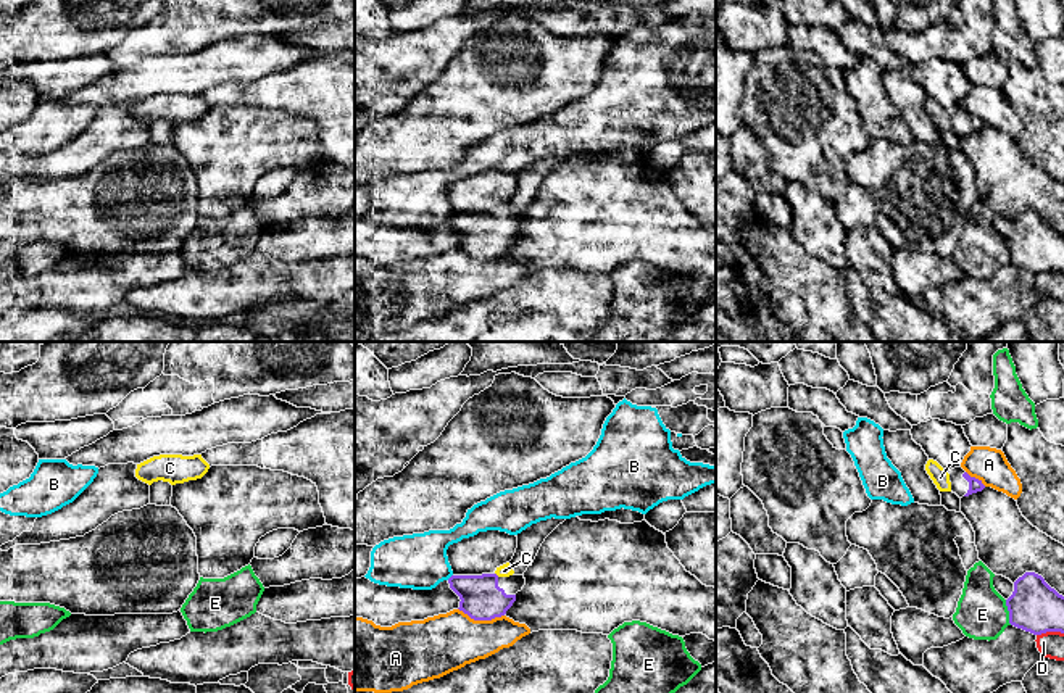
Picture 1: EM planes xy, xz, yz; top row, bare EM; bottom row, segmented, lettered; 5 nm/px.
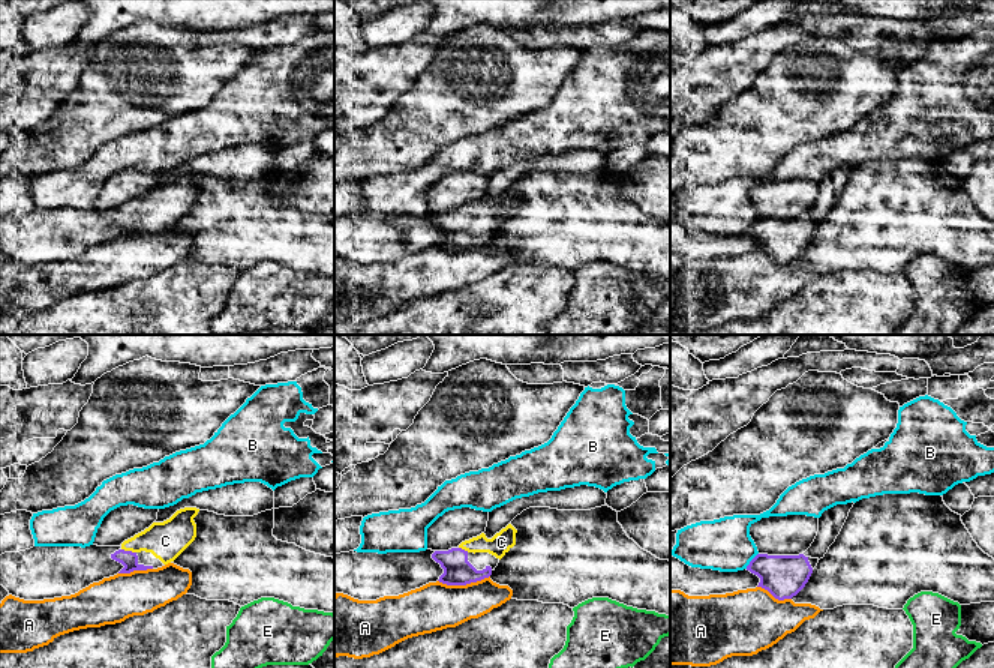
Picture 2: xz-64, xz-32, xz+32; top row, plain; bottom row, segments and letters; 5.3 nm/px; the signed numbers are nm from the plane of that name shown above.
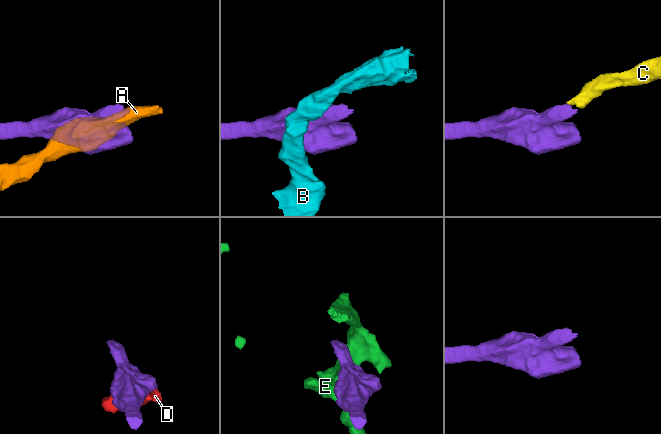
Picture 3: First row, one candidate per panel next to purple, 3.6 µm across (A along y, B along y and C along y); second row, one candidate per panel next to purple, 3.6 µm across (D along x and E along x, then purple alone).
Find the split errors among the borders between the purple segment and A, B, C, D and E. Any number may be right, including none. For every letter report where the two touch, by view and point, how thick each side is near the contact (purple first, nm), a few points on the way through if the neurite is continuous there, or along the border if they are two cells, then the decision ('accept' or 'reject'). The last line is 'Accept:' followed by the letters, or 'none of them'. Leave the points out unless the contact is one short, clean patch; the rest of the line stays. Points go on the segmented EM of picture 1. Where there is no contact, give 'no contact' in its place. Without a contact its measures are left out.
A: xz (481, 619) | 200/300 nm | reject
B: xz (450, 577) | 200/280 nm | reject
C: no contact | accept
D: yz (1050, 630) | 260/130 nm | reject
E: yz (1009, 613) | 260/260 nm | reject
Accept: C

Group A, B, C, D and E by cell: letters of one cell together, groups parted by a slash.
A / B / C / D / E

